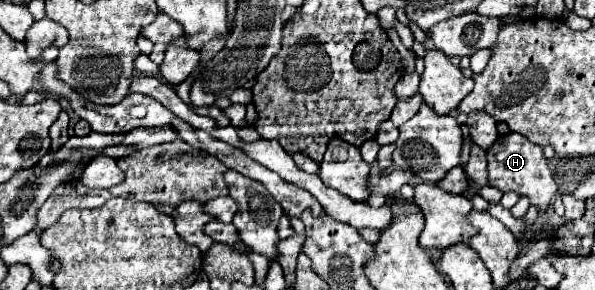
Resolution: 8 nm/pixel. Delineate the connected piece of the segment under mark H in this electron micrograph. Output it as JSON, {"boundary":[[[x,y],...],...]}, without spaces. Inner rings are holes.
{"boundary":[[[508,133],[508,135],[500,137],[494,143],[494,147],[490,147],[486,157],[488,157],[488,175],[490,175],[492,187],[502,189],[504,193],[516,191],[520,195],[526,195],[540,213],[544,213],[550,207],[550,203],[554,201],[554,197],[558,193],[558,185],[552,179],[552,173],[548,169],[548,161],[542,153],[542,147],[530,143],[526,137],[522,137],[518,133]]]}

